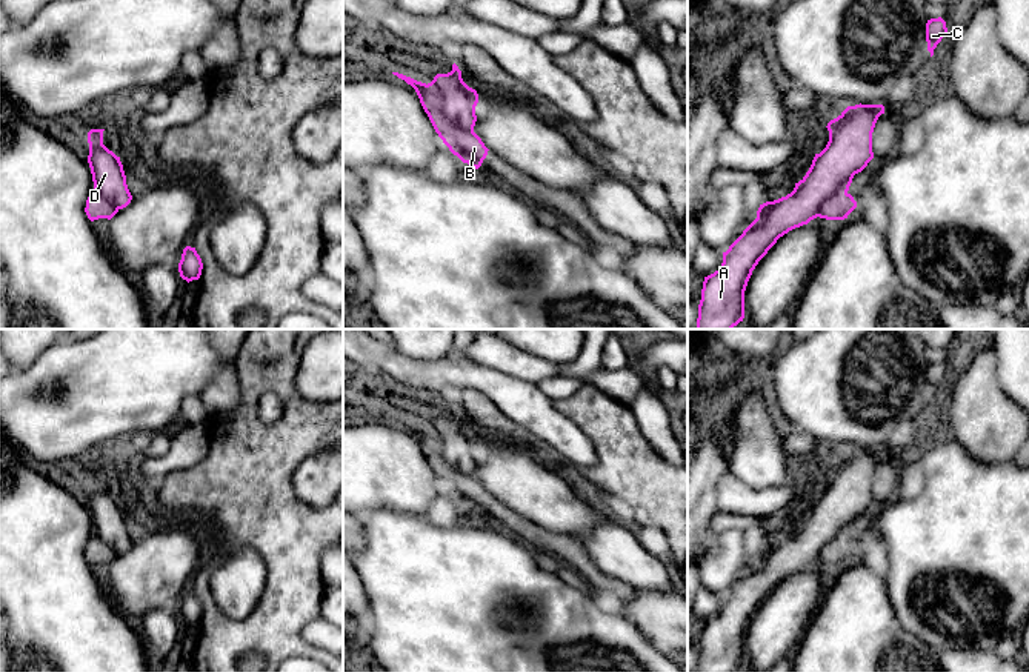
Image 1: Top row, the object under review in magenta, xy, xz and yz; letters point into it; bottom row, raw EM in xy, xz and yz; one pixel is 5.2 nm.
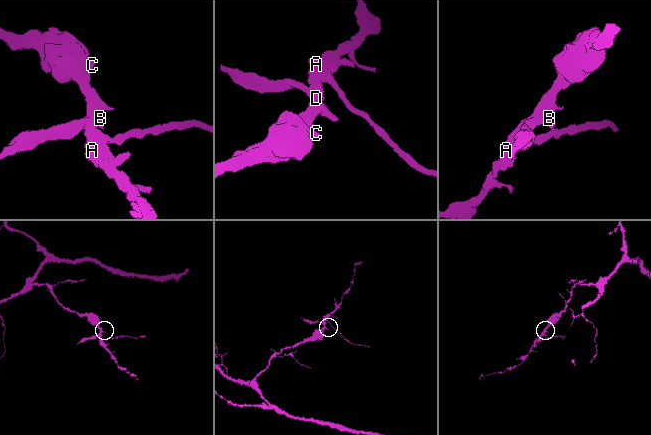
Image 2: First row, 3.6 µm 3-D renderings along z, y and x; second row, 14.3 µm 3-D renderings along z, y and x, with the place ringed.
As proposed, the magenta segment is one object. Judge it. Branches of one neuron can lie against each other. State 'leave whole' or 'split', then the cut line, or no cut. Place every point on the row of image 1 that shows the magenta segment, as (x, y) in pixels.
split; cut in xz along (428, 83), (439, 99), (440, 111), (460, 128), (472, 131)

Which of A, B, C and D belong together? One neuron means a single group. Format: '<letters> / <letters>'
A C D / B

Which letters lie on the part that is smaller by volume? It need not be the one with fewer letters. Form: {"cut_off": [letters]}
{"cut_off": ["B"]}

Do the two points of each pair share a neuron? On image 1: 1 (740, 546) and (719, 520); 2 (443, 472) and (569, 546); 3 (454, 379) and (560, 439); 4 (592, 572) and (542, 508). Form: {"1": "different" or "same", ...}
{"1": "different", "2": "same", "3": "same", "4": "different"}

